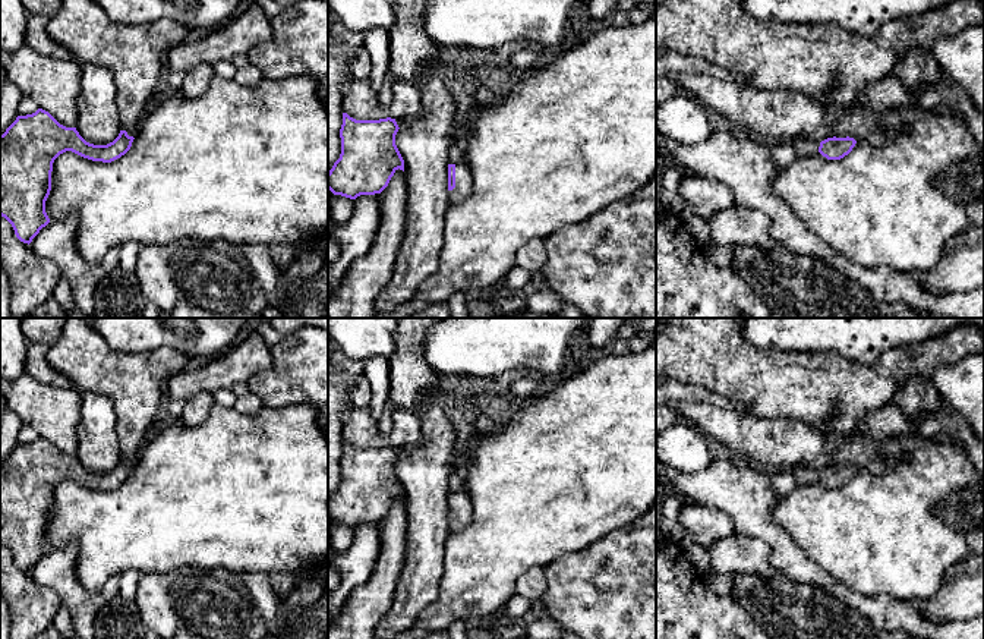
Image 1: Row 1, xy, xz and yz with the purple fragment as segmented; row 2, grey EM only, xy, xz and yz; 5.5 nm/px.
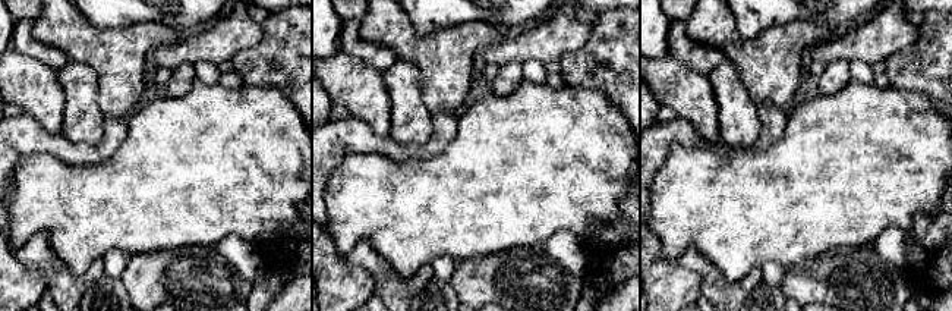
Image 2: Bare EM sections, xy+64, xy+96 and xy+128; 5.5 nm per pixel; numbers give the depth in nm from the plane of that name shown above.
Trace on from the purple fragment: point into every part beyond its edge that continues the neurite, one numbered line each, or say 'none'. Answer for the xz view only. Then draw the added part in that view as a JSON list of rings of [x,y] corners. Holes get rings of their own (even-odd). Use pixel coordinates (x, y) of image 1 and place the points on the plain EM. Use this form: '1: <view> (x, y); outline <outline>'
1: xz (463, 506); outline [[[466,490],[455,492],[455,516],[448,519],[450,533],[463,531],[473,517],[473,506]]]

